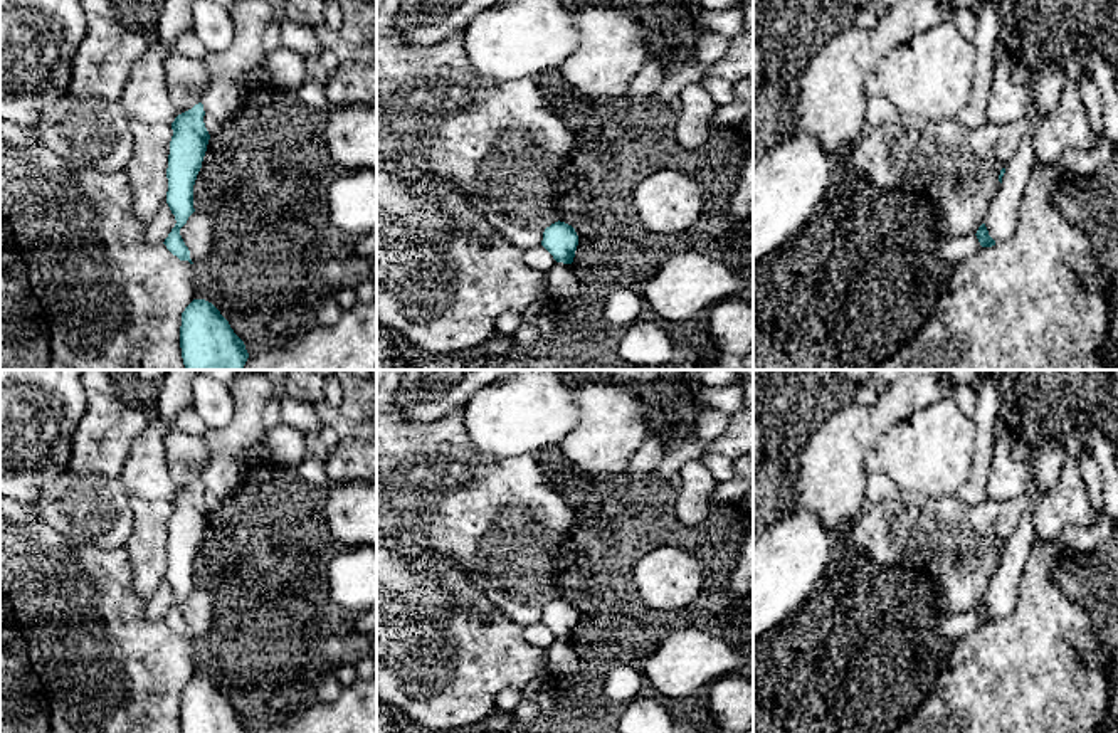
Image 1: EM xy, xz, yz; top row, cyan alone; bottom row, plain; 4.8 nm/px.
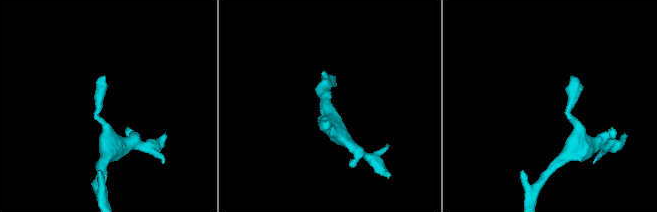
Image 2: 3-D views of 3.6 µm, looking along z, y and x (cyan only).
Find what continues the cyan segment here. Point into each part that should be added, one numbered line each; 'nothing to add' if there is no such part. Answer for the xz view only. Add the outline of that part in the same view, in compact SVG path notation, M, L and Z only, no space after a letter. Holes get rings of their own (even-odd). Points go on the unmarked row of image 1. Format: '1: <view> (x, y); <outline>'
nothing to add

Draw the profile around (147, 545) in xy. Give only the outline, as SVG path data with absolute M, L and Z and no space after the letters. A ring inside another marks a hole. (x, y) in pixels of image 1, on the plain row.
M131 499L133 531L124 543L133 568L134 593L146 604L156 593L168 568L168 531L173 513L166 499Z

